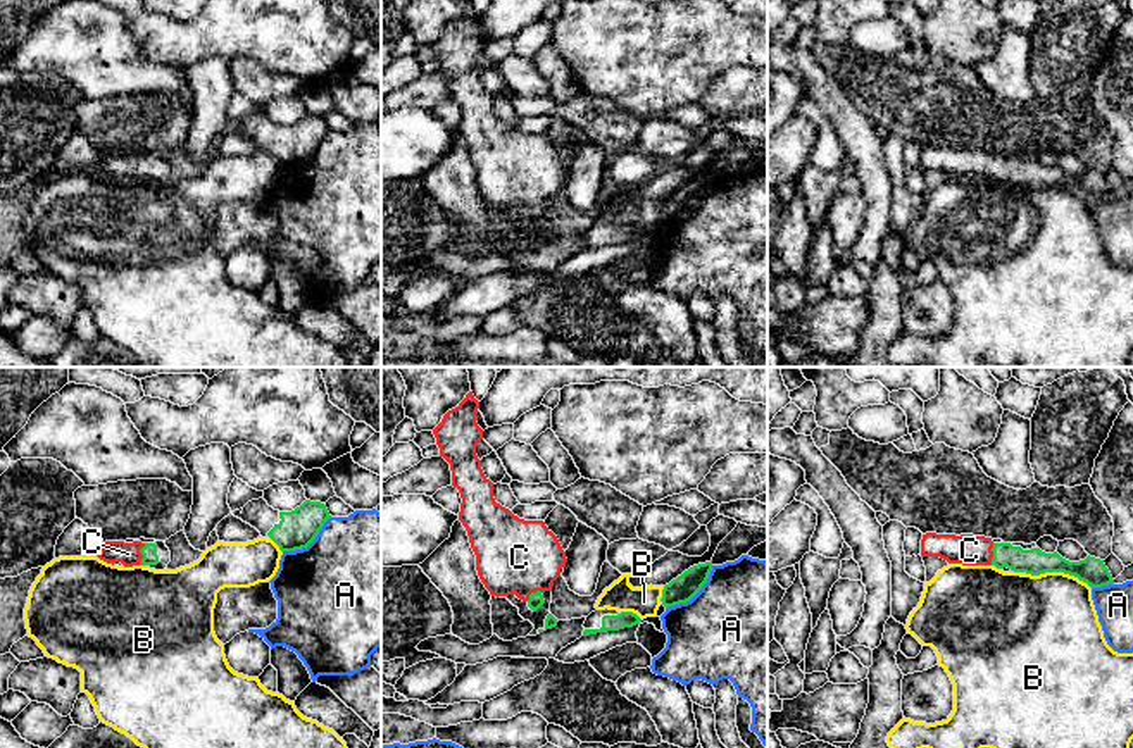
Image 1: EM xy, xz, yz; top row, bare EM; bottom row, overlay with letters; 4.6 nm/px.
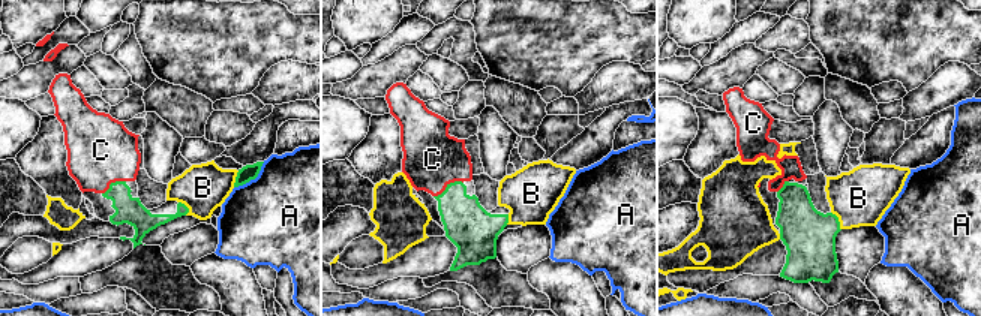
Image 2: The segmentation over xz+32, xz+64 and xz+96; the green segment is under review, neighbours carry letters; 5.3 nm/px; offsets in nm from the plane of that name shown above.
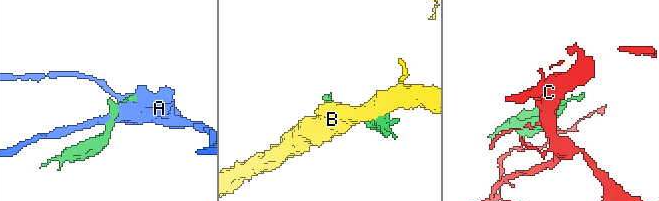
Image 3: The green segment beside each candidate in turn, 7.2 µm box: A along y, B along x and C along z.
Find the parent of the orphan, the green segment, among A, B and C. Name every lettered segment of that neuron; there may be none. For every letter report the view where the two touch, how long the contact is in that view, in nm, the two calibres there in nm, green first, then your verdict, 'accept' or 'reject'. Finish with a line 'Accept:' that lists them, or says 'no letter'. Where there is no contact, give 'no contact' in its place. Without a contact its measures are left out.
A: xz | 300 nm | 120/480 nm | reject
B: yz | 320 nm | 130/460 nm | reject
C: xy | 110 nm | 70/110 nm | accept
Accept: C

